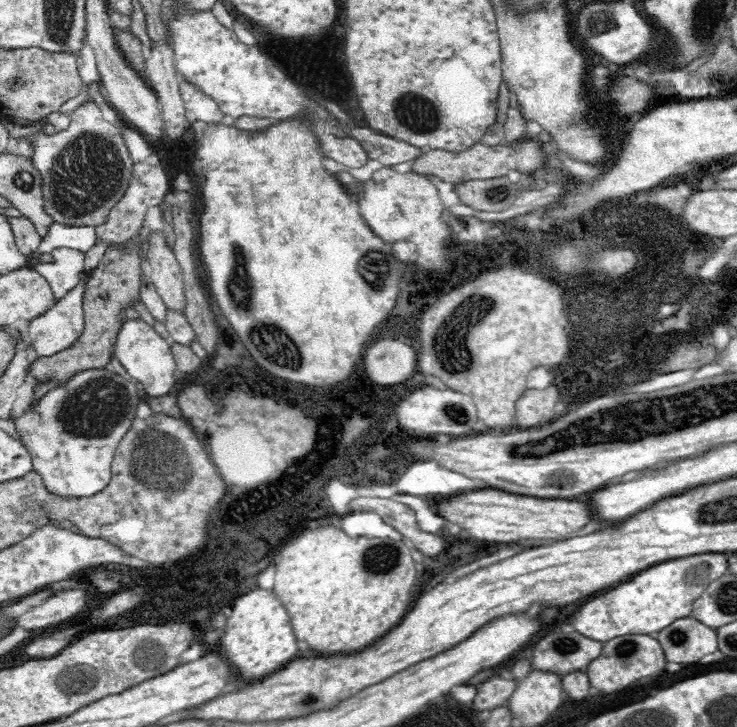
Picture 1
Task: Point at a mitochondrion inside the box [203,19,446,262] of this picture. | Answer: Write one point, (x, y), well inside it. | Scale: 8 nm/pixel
(415, 113)

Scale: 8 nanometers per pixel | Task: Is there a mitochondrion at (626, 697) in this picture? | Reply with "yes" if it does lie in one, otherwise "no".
no

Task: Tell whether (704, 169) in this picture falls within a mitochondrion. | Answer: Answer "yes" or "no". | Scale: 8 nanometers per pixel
no

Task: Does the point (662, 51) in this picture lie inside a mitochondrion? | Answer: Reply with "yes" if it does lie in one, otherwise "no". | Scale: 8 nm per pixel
no

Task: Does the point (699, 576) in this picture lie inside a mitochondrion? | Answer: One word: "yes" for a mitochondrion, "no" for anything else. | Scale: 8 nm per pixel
yes

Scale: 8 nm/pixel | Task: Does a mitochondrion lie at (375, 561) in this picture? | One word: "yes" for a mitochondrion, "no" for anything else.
yes

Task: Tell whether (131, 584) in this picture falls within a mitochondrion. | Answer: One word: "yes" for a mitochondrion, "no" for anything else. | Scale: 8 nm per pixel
no

